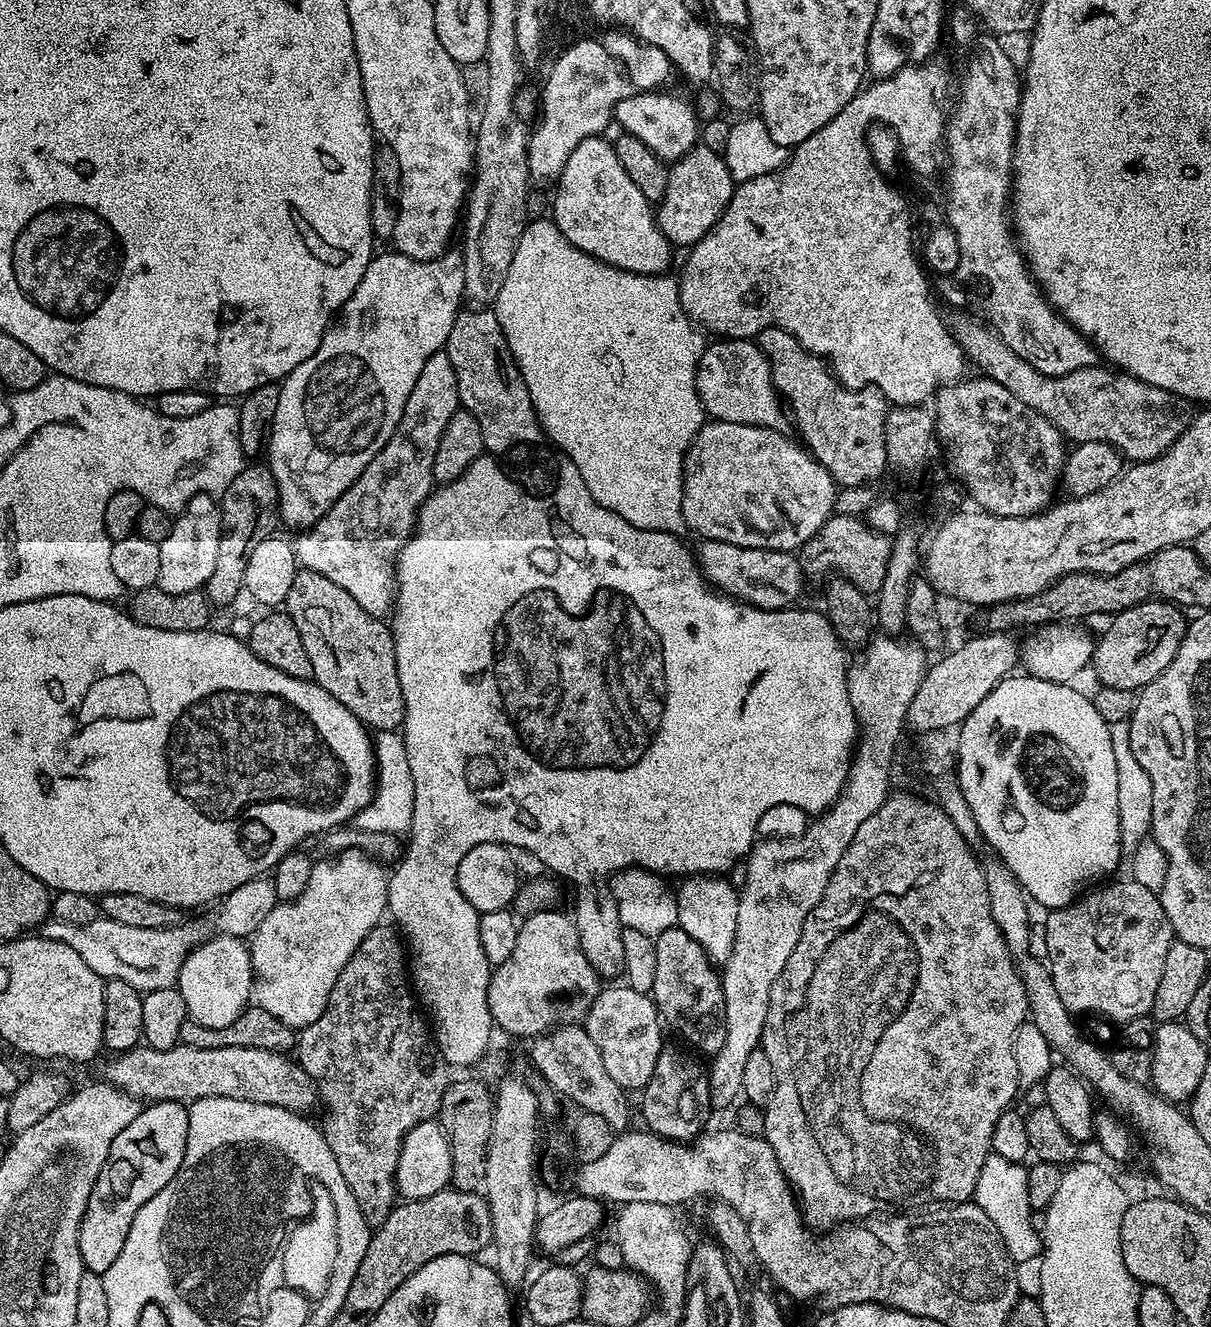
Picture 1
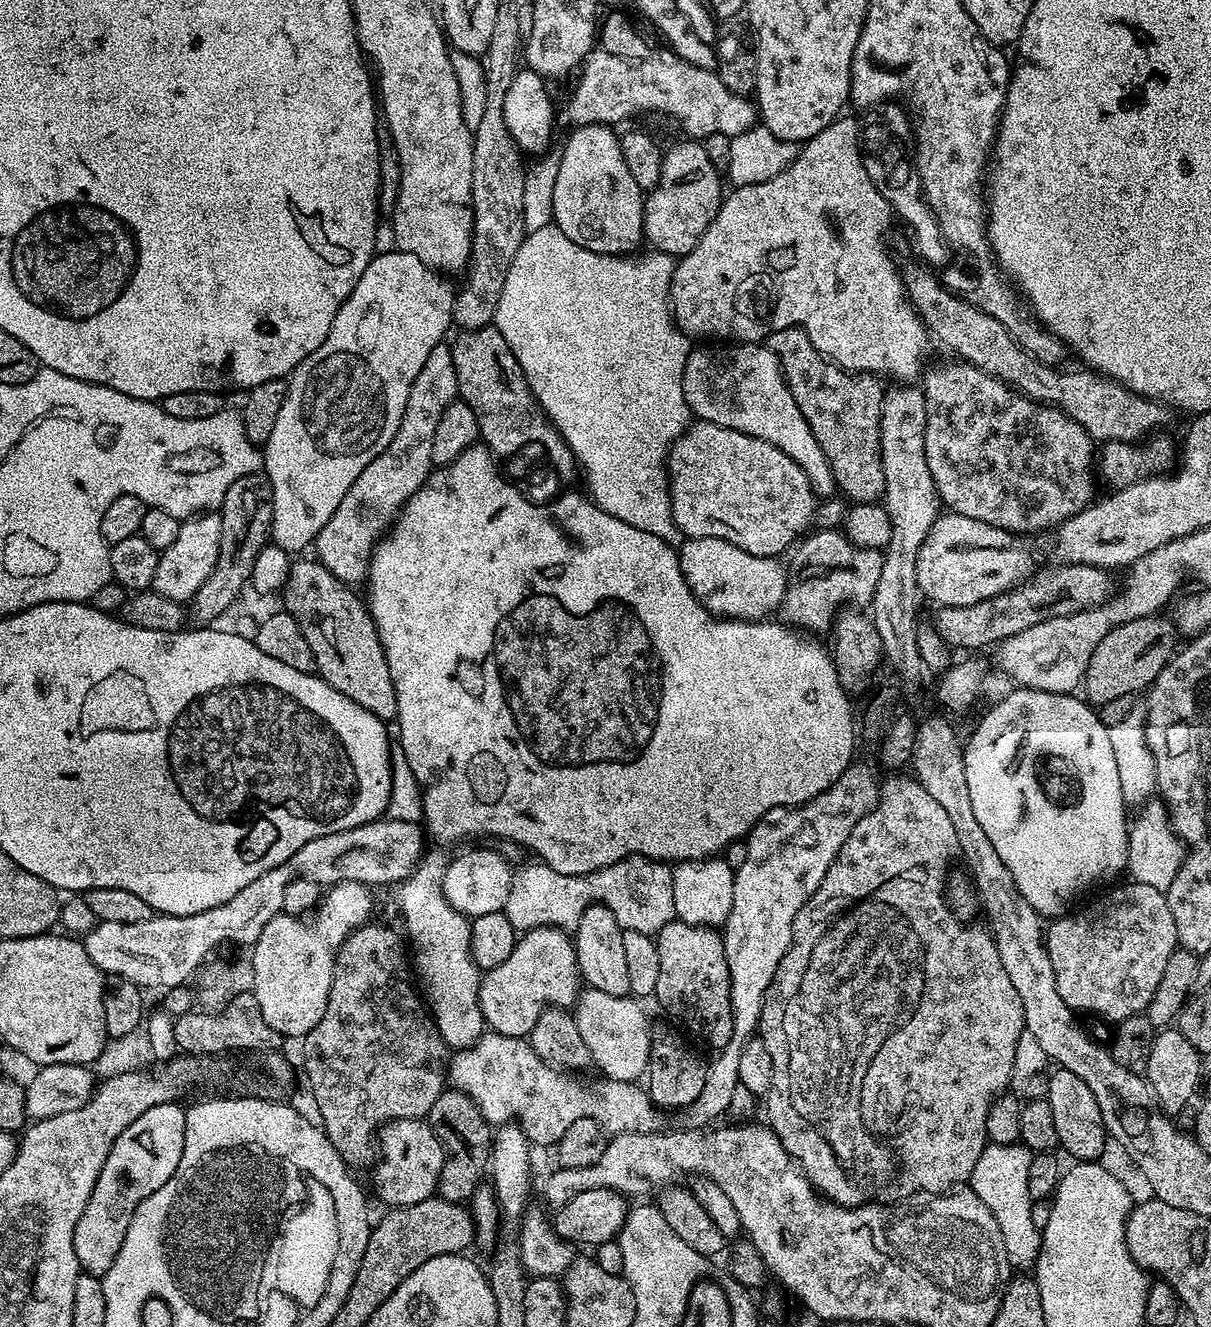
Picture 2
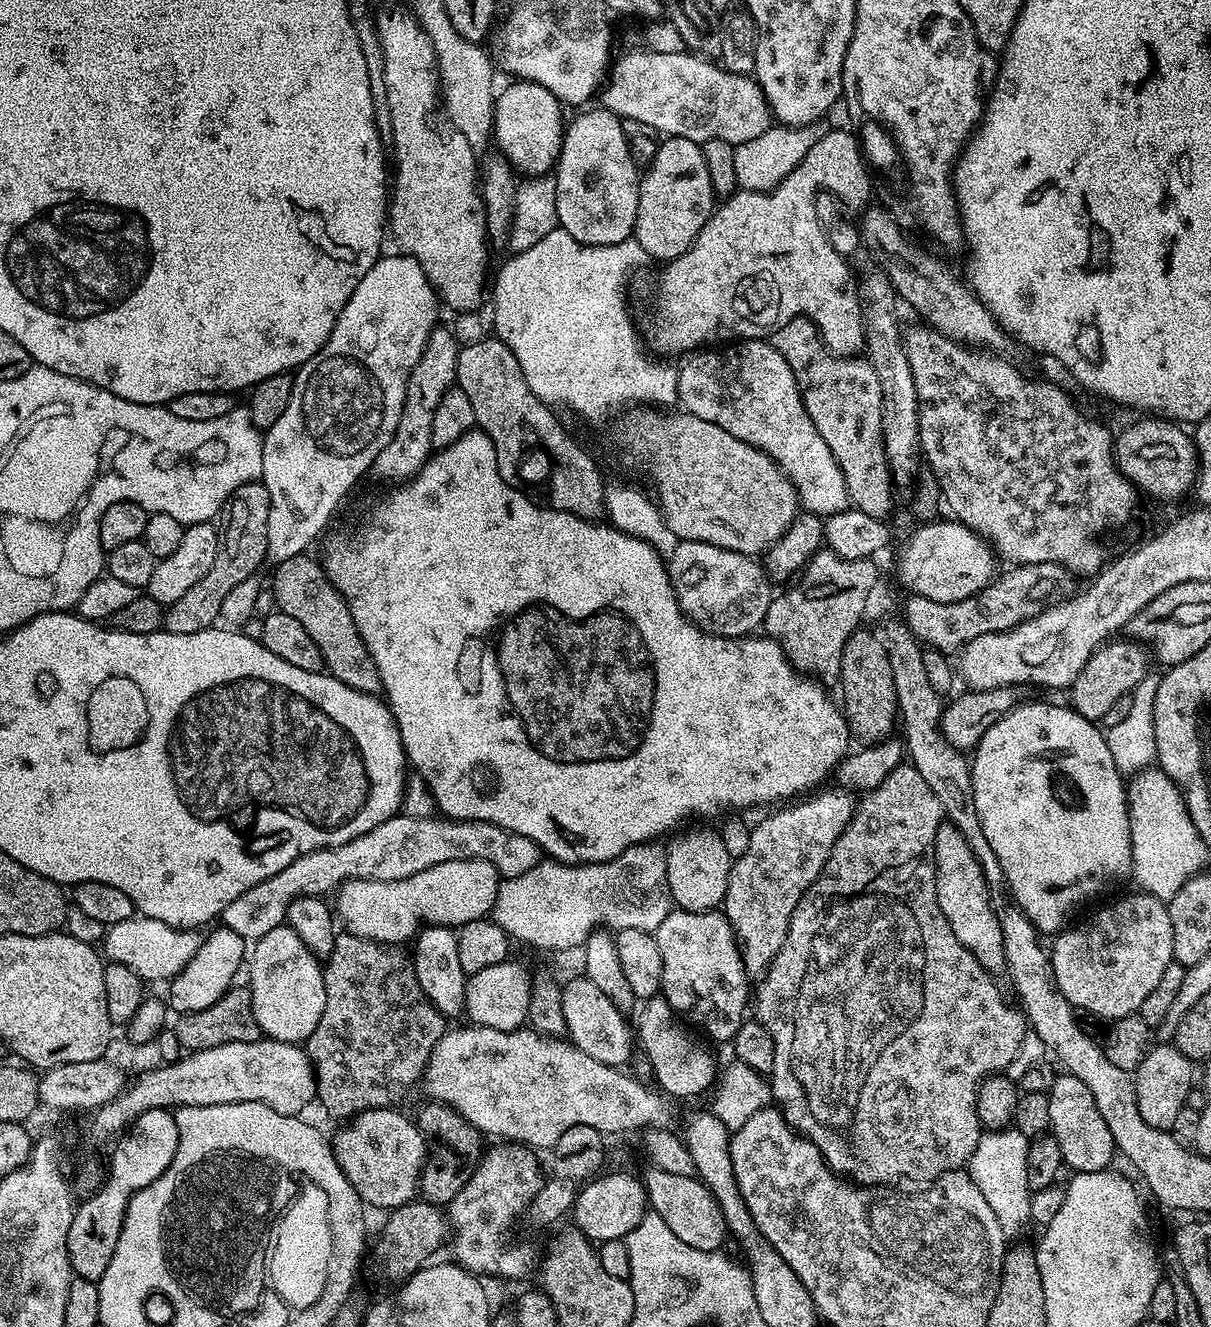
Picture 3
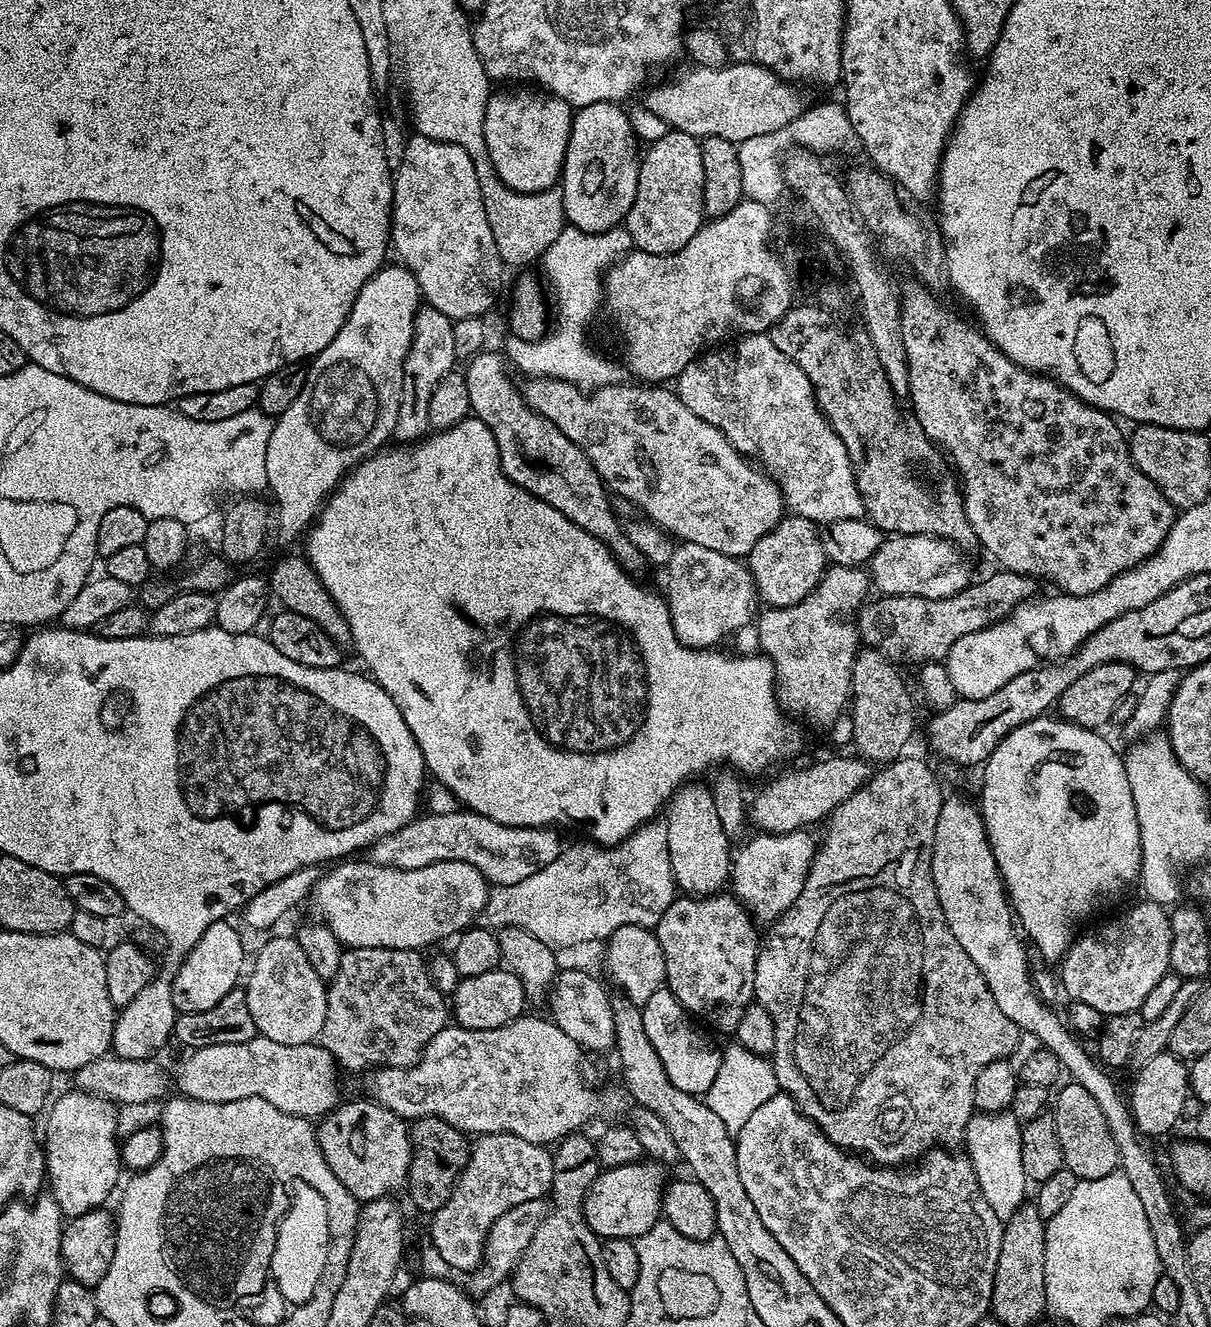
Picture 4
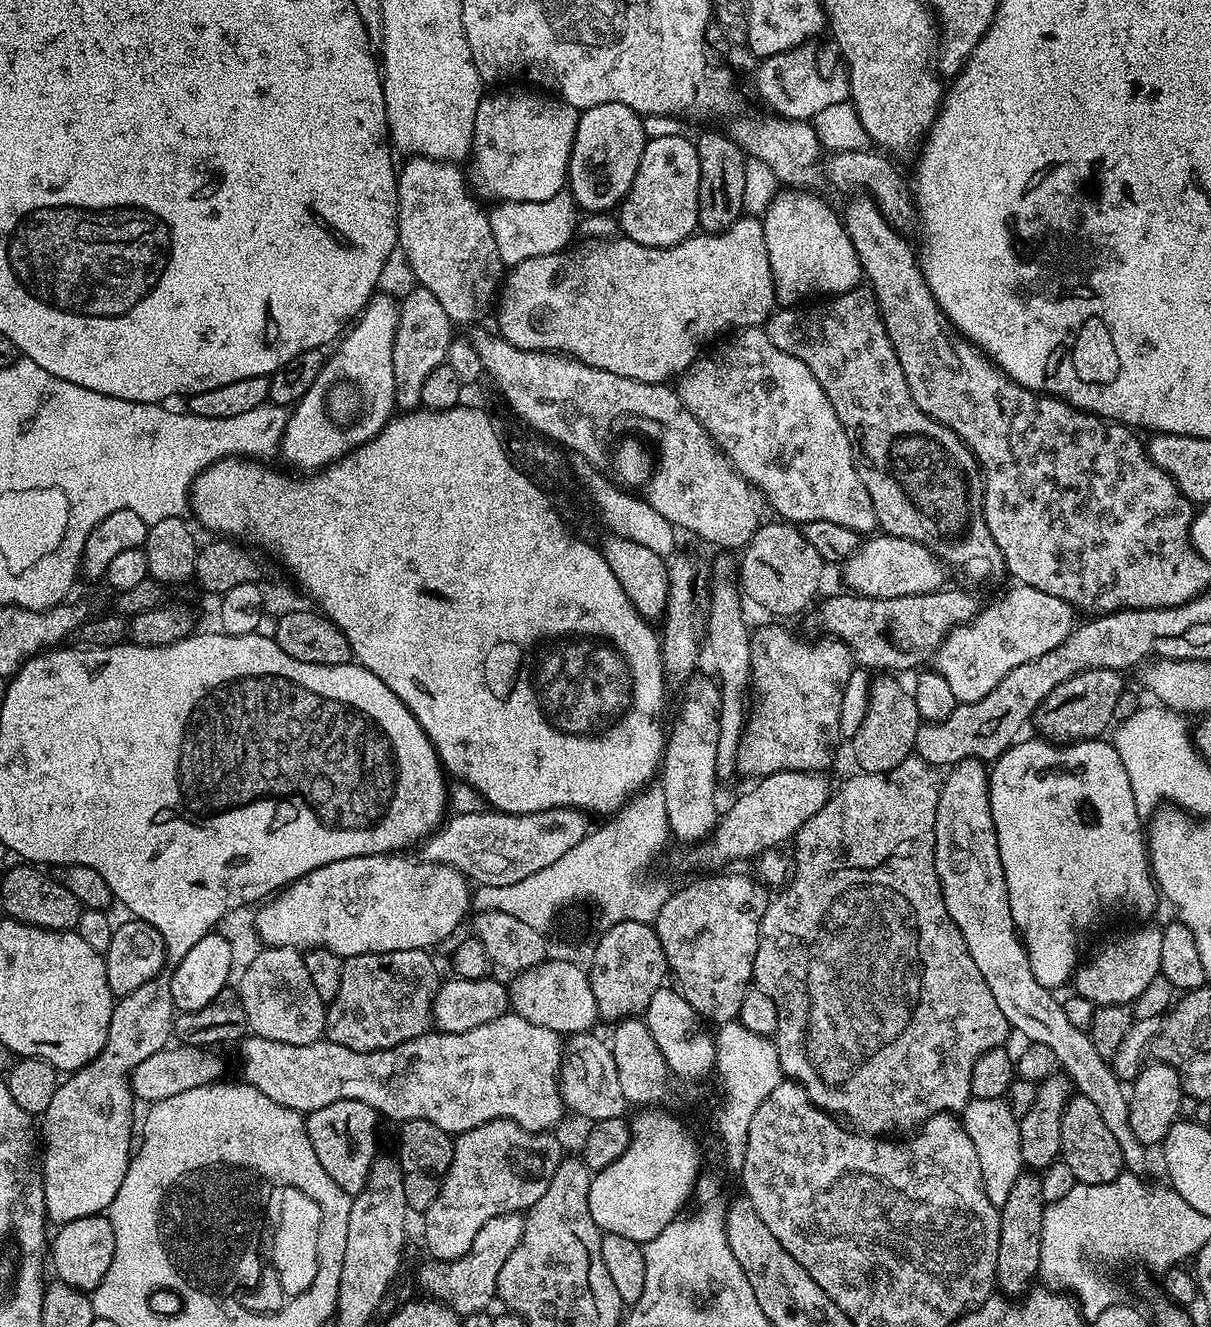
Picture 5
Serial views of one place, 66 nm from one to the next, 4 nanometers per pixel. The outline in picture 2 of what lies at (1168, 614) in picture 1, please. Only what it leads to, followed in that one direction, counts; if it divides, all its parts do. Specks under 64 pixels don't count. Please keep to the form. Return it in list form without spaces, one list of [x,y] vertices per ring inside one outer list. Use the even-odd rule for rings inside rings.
[[[1164,614],[1134,618],[1122,626],[1114,626],[1114,630],[1098,642],[1094,654],[1090,654],[1090,666],[1082,681],[1082,692],[1087,703],[1099,706],[1114,698],[1135,697],[1136,692],[1143,693],[1151,688],[1177,651],[1176,640],[1178,633],[1171,619]]]

